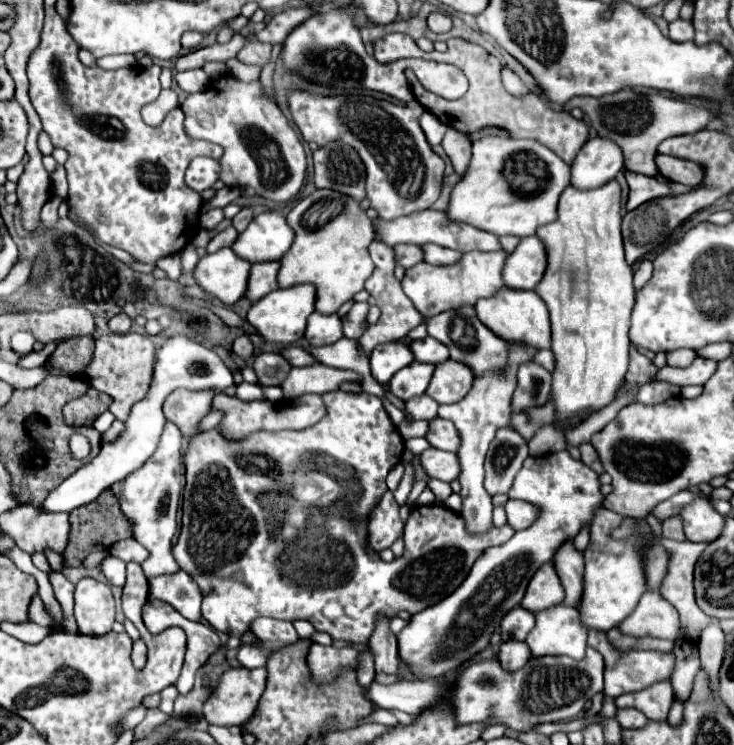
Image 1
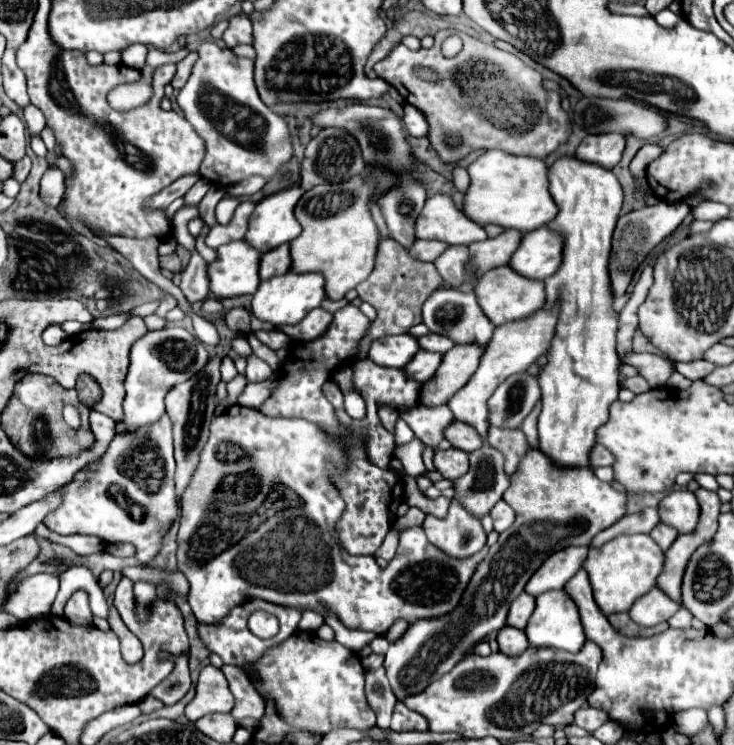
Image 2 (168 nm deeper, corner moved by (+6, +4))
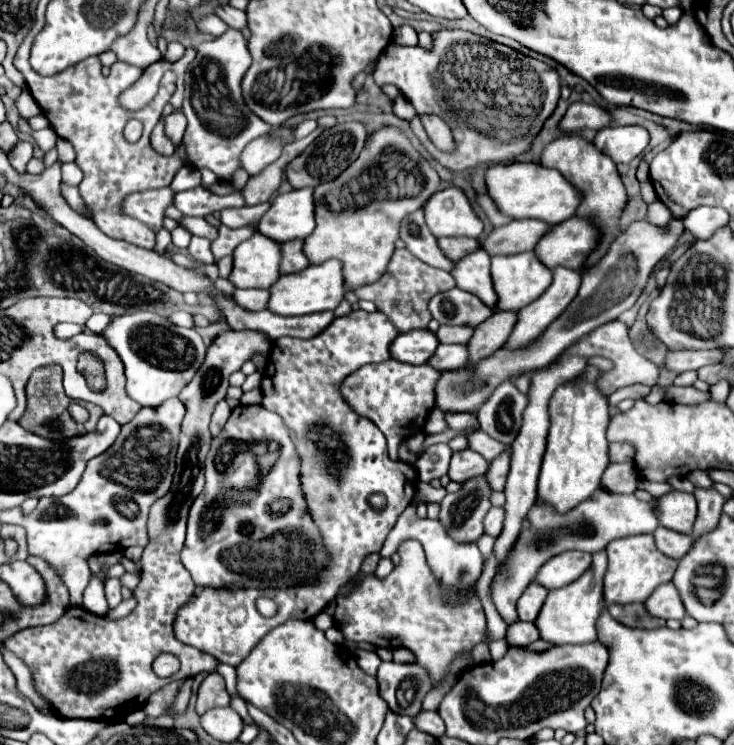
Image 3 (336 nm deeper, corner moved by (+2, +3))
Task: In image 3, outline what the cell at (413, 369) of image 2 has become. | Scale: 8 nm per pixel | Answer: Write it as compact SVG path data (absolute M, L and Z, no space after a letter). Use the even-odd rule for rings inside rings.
M440 344L436 354L432 356L430 366L434 366L438 372L444 370L456 370L462 368L468 362L468 346L466 344Z

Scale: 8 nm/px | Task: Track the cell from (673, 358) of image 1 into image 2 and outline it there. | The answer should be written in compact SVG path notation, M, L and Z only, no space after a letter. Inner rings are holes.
M632 353L632 357L628 357L628 365L640 367L640 375L648 379L650 387L664 387L670 375L676 371L674 361L652 353Z

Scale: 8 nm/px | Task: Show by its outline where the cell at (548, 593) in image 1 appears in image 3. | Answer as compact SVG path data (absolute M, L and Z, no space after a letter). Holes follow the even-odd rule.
M568 550L558 556L552 556L536 576L536 582L546 586L548 590L566 586L574 580L578 580L592 564L592 554L584 554L578 550Z

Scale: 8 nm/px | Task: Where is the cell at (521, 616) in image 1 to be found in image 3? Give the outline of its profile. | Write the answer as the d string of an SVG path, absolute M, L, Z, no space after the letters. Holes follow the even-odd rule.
M532 582L518 600L518 616L520 616L520 620L528 620L528 622L536 620L542 604L546 600L546 594L548 594L548 590L544 586L540 586L538 582Z

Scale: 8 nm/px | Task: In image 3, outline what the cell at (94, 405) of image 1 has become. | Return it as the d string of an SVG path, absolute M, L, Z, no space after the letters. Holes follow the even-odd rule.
M80 354L80 358L78 358L78 370L80 370L80 374L88 380L88 386L92 388L92 390L96 390L96 392L100 392L100 390L104 390L104 386L106 386L106 376L104 376L104 366L102 366L102 362L100 362L100 358L96 358L94 354Z

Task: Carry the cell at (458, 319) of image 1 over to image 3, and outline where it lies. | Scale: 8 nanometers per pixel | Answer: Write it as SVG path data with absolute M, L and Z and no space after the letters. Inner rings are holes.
M452 288L430 300L430 312L440 324L448 326L478 326L492 316L492 310L470 292Z

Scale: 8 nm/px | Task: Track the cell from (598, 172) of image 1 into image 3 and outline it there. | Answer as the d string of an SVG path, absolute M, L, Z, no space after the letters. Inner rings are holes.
M618 126L618 128L604 128L594 138L598 150L608 154L616 164L632 162L640 156L650 142L650 134L642 126Z

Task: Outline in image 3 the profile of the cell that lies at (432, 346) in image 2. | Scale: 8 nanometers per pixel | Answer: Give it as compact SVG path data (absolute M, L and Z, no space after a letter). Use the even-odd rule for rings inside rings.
M440 326L436 334L442 344L466 344L472 338L474 328L472 326Z

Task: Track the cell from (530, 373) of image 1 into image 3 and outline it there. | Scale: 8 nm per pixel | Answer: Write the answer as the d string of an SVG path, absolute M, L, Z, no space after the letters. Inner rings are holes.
M512 382L498 386L488 402L478 410L480 428L498 442L512 444L522 426L522 412L528 404L526 394L518 392Z

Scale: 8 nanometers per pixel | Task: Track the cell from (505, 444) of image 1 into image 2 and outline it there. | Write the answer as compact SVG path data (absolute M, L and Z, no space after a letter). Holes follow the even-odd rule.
M484 443L470 453L470 469L454 481L454 491L460 503L482 519L502 499L508 485L510 477L504 471L504 455L490 443Z

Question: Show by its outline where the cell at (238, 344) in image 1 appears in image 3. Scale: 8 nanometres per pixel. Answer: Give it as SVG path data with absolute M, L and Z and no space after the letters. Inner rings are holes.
M260 288L236 290L234 292L234 298L246 310L262 310L262 308L268 308L268 290L260 290Z

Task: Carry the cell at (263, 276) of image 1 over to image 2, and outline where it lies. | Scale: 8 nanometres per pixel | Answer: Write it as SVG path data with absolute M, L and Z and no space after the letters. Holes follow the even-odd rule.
M280 245L268 253L262 255L260 259L260 281L268 281L274 275L284 275L290 267L290 251L288 245Z

